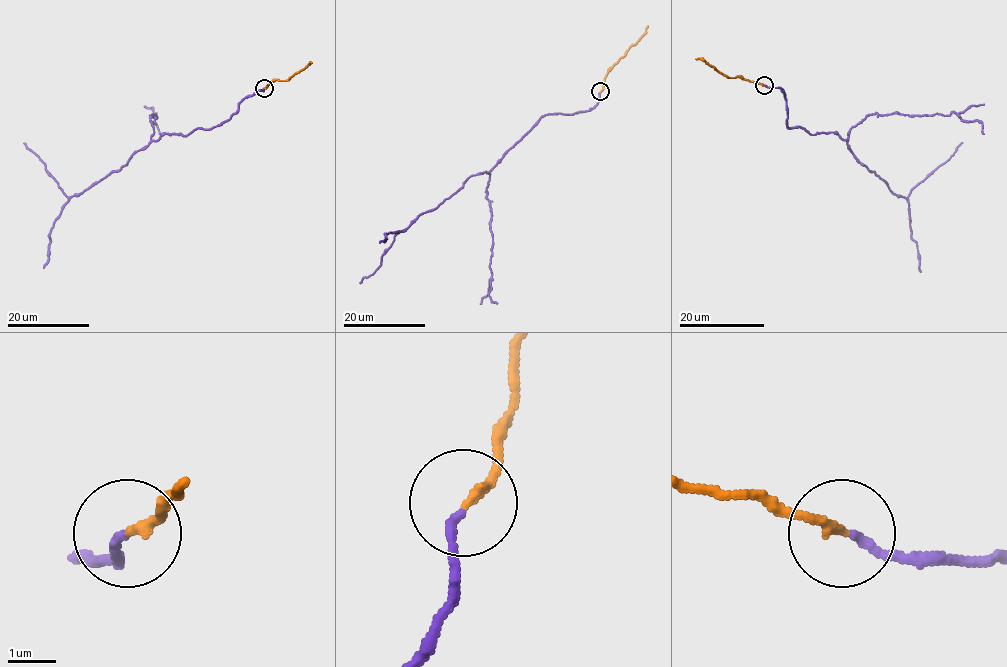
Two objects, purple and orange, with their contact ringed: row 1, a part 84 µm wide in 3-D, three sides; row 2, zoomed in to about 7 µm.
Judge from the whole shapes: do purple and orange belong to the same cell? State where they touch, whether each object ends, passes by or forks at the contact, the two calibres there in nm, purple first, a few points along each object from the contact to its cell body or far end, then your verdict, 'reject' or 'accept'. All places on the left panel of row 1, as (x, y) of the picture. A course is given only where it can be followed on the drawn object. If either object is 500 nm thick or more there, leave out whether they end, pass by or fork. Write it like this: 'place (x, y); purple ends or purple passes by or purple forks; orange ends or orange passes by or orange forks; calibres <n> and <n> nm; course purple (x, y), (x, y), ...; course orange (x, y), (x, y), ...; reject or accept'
place (264, 88); purple ends; orange ends; calibres 170 and 200 nm; course purple (264, 88), (246, 96), (228, 119), (185, 136), (164, 134), (119, 170), (71, 197), (24, 143); course orange (264, 88), (276, 79), (287, 81), (312, 62); accept

